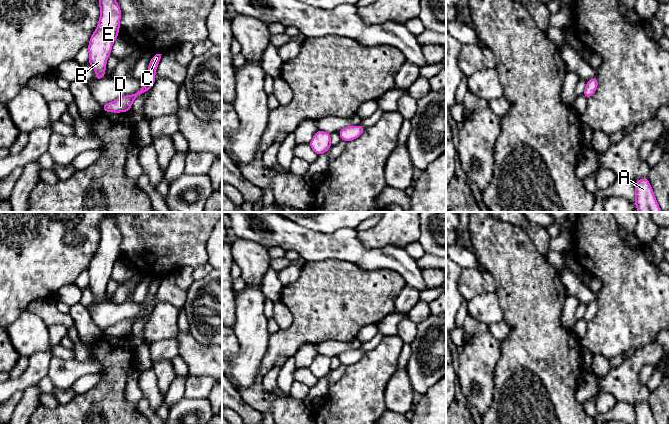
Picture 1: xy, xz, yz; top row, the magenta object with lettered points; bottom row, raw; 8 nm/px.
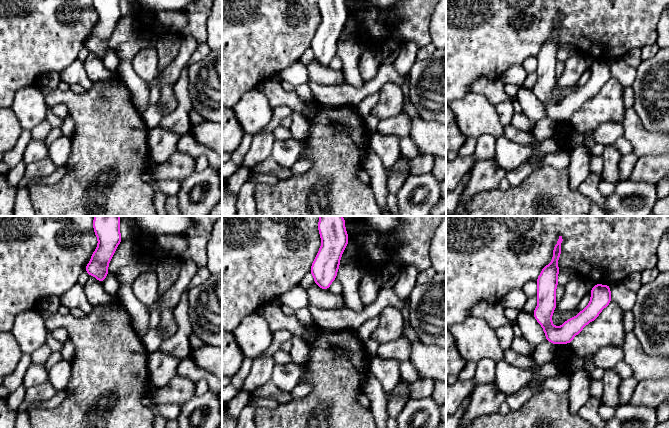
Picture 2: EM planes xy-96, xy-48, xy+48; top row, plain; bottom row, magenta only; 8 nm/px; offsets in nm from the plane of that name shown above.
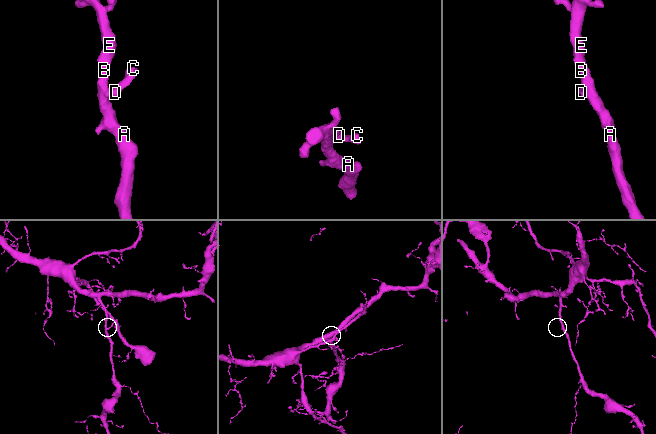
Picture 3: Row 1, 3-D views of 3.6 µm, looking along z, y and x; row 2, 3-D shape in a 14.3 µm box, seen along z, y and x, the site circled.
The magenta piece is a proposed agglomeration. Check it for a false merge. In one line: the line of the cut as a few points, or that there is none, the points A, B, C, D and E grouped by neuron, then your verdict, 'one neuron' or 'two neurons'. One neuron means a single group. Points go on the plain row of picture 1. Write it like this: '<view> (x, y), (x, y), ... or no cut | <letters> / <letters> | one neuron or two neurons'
no cut | A B C D E | one neuron

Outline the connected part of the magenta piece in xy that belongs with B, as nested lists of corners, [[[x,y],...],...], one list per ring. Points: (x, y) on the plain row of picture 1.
[[[111,212],[99,221],[100,242],[89,268],[89,288],[96,295],[95,304],[105,300],[107,283],[111,279],[111,273],[115,263],[119,259],[121,233],[115,224]]]

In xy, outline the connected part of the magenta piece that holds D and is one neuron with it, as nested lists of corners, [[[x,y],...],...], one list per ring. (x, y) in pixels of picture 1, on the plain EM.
[[[156,278],[149,286],[148,295],[145,301],[142,303],[145,306],[145,309],[142,313],[139,313],[135,318],[126,319],[120,321],[114,325],[102,329],[102,334],[105,336],[128,336],[131,333],[133,325],[141,318],[148,316],[153,308],[156,306],[155,298],[161,283],[162,278]]]

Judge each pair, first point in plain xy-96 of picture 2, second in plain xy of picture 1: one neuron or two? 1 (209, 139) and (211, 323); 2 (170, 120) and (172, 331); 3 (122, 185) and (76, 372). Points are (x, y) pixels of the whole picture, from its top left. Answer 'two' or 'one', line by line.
1: two
2: two
3: two

